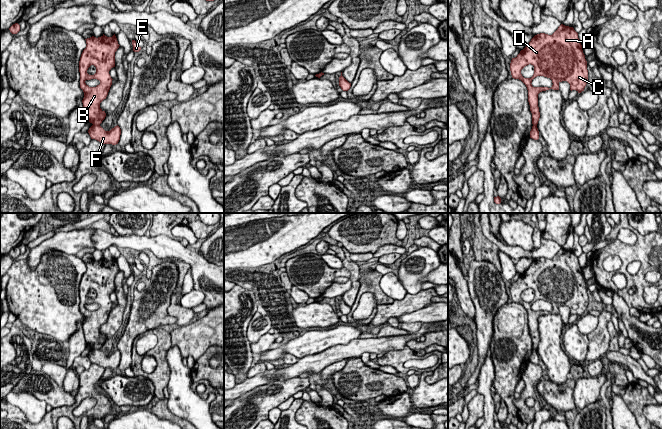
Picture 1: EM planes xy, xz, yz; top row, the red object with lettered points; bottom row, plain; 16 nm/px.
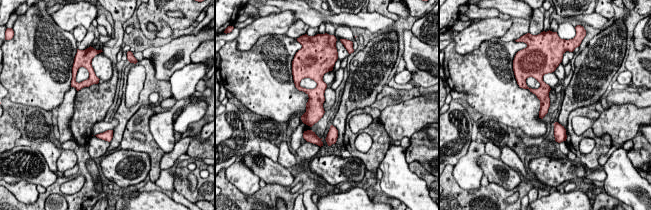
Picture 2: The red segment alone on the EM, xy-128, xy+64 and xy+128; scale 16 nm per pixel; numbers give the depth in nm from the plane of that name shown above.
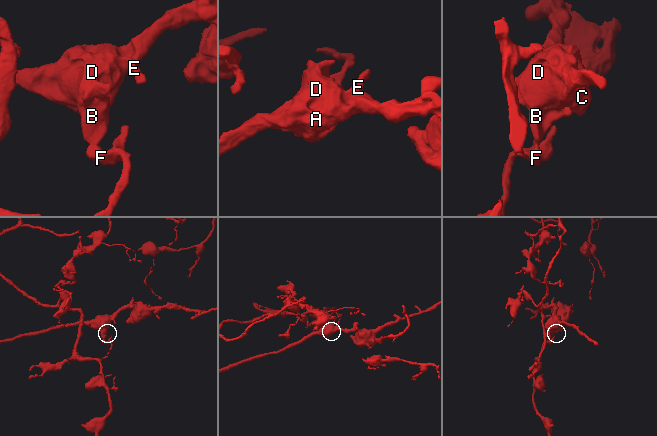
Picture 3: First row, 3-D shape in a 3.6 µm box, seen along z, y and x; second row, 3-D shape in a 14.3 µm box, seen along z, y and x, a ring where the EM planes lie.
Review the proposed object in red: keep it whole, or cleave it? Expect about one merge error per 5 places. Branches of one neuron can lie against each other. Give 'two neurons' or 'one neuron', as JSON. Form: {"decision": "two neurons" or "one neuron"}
{"decision": "two neurons"}

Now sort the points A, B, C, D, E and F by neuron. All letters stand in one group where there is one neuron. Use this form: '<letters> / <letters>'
A B C D E / F

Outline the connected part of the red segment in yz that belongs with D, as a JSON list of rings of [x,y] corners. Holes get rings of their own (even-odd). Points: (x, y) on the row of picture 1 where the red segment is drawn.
[[[561,24],[558,29],[548,35],[535,35],[529,44],[512,58],[510,63],[512,78],[521,80],[528,90],[528,102],[532,113],[532,124],[537,126],[540,112],[538,94],[549,89],[559,90],[559,83],[567,81],[570,90],[578,93],[584,91],[588,82],[587,61],[573,27]],[[527,65],[534,66],[531,78],[524,78],[521,70]],[[544,76],[552,80],[552,87],[533,87],[532,80]]]

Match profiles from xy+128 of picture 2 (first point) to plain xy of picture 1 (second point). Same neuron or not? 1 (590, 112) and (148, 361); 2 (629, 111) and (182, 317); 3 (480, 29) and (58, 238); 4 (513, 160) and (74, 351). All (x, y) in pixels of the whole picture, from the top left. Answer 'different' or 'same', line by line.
1: different
2: different
3: same
4: same

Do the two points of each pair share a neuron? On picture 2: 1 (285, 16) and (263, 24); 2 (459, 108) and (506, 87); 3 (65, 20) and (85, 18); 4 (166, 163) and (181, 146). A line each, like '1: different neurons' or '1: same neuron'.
1: same neuron
2: different neurons
3: same neuron
4: same neuron

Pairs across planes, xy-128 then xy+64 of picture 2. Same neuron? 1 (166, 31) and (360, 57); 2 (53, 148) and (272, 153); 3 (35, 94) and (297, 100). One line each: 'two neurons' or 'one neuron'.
1: two neurons
2: one neuron
3: one neuron

